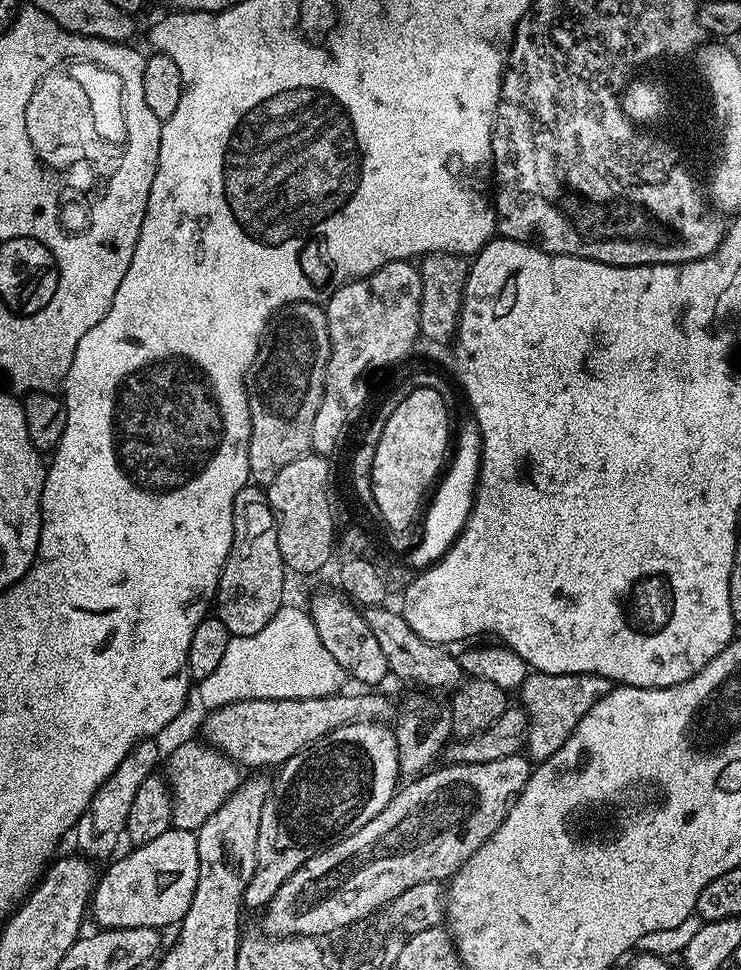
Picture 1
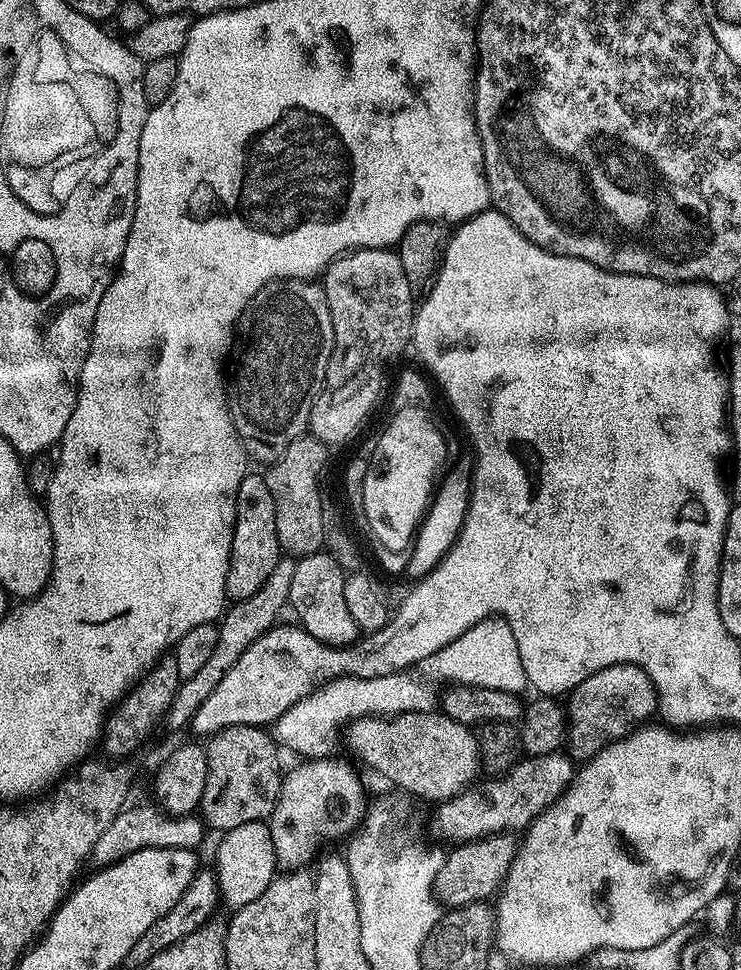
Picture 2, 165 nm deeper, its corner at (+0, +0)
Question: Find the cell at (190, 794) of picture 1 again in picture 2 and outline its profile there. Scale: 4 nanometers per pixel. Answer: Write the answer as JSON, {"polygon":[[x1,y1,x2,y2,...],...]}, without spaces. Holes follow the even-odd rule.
{"polygon":[[232,724,229,728,223,728,222,731,215,733,215,735,207,741,206,751,208,754,208,769,206,770,206,790,202,790,202,798,200,799,198,812,209,829,220,828,219,831,221,833,226,833,234,826,242,826,246,822,254,822,255,820,267,821,268,817,271,816,274,806,276,805,276,800,280,797,282,768,280,772,280,760,276,757,276,744,264,732,267,731,265,731,263,727,255,724]]}

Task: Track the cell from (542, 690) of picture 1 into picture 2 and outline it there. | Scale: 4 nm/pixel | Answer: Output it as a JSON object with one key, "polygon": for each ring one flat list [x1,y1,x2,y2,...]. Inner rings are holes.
{"polygon":[[633,664,606,666,598,670,598,674,590,674,590,678,579,684,567,700,566,736,570,744,572,740,570,756,576,762,591,760,608,743,627,735,643,722,651,721,658,712,654,682,650,682,646,670]]}

